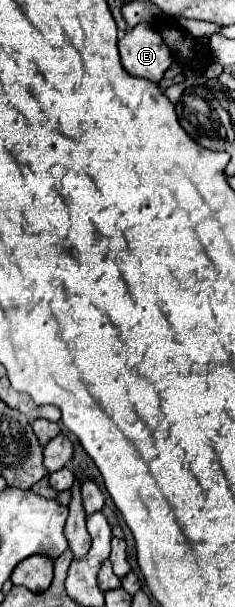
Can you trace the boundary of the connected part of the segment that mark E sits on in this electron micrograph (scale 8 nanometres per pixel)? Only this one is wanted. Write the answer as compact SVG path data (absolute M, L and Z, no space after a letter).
M139 23L127 31L127 35L119 39L119 53L123 67L131 75L155 83L159 83L173 63L173 53L149 23Z

